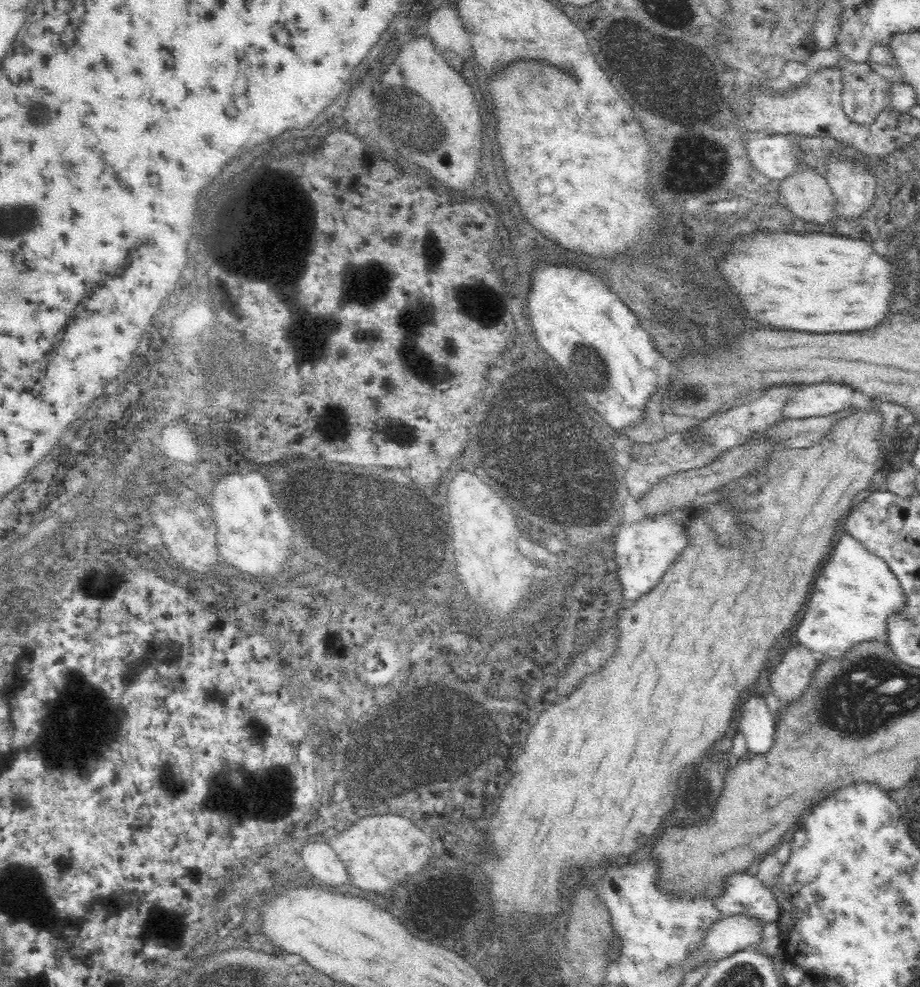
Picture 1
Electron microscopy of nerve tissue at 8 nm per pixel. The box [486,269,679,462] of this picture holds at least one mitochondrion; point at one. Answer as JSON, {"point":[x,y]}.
{"point":[589,362]}

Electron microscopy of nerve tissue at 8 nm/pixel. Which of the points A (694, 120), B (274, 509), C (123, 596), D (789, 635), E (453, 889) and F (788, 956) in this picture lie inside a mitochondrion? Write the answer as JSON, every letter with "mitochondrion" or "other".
{"A":"mitochondrion","B":"mitochondrion","C":"mitochondrion","D":"other","E":"mitochondrion","F":"other"}

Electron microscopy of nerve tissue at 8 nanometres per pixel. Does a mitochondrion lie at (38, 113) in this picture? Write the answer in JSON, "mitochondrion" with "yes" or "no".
{"mitochondrion":"yes"}

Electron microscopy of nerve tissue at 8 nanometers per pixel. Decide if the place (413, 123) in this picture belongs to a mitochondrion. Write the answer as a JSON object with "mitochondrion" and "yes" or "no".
{"mitochondrion":"yes"}

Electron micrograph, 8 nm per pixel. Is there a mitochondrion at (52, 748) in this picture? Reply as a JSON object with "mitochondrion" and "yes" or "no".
{"mitochondrion":"yes"}

